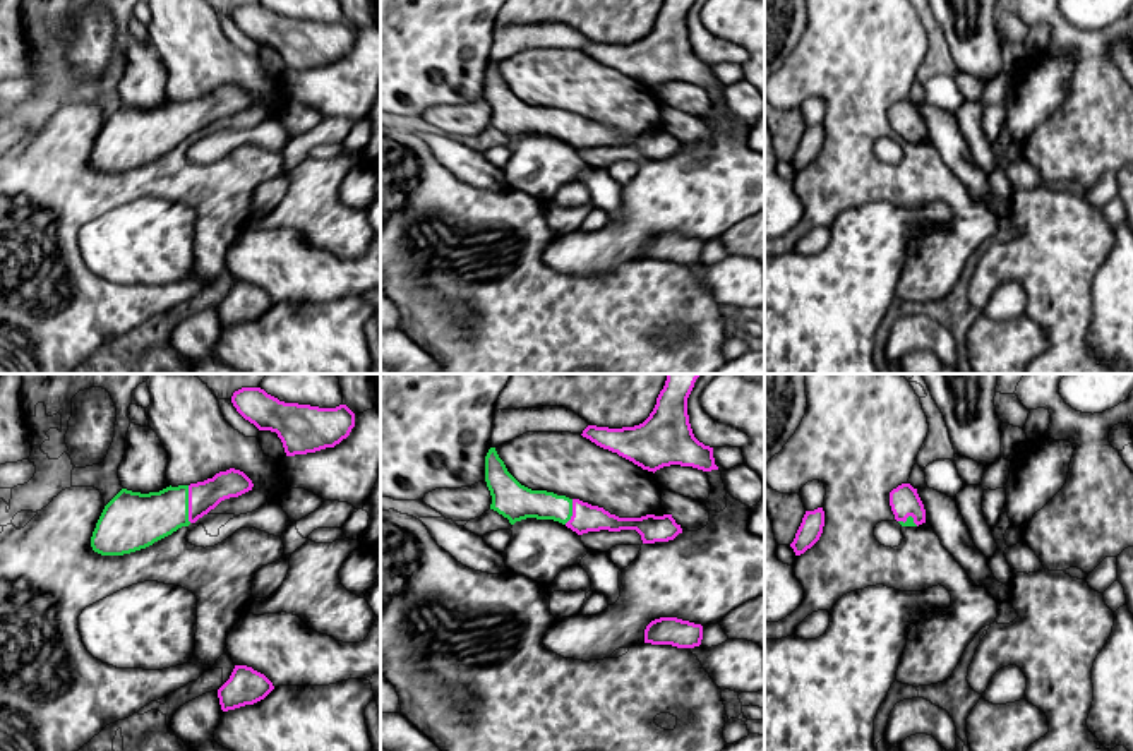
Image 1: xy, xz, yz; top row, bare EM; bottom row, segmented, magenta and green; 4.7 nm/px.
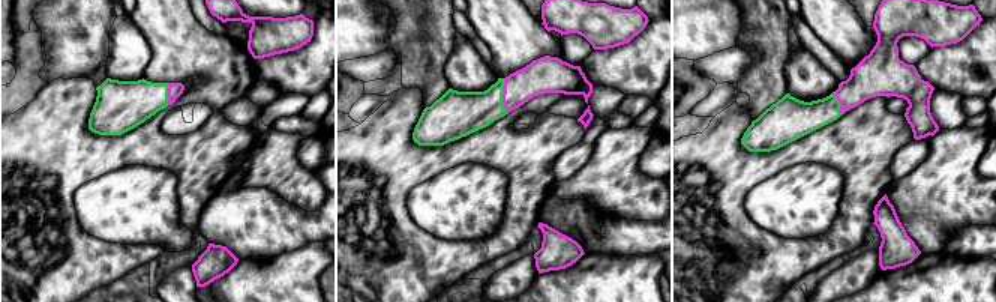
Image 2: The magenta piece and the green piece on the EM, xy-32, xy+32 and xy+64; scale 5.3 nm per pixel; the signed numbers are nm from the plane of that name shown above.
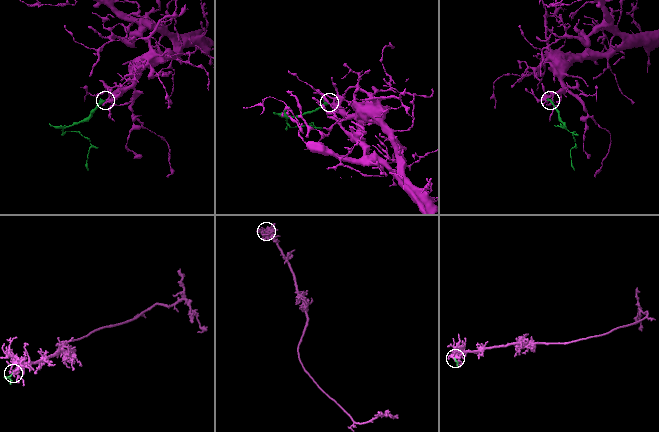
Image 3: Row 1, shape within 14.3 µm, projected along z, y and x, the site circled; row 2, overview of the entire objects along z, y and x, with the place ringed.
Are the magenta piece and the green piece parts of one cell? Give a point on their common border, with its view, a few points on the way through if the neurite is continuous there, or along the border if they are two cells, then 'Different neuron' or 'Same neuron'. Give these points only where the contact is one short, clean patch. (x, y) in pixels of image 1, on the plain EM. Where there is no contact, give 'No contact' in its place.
Touches magenta at xy (189, 120). Same neuron

